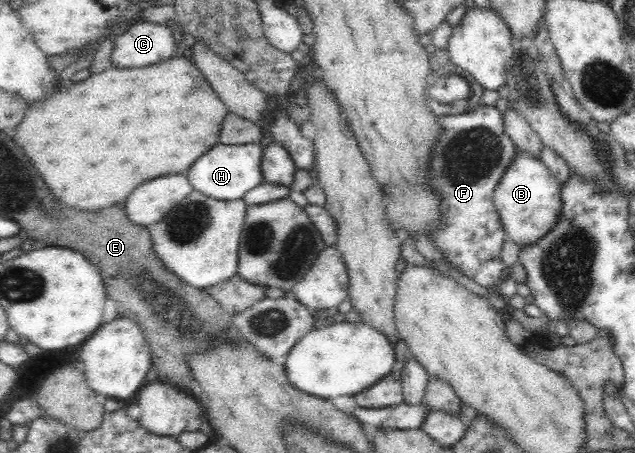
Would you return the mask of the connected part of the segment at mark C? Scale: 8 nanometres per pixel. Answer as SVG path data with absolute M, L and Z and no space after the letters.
M147 20L134 22L112 42L110 62L115 68L145 68L176 55L170 27Z

